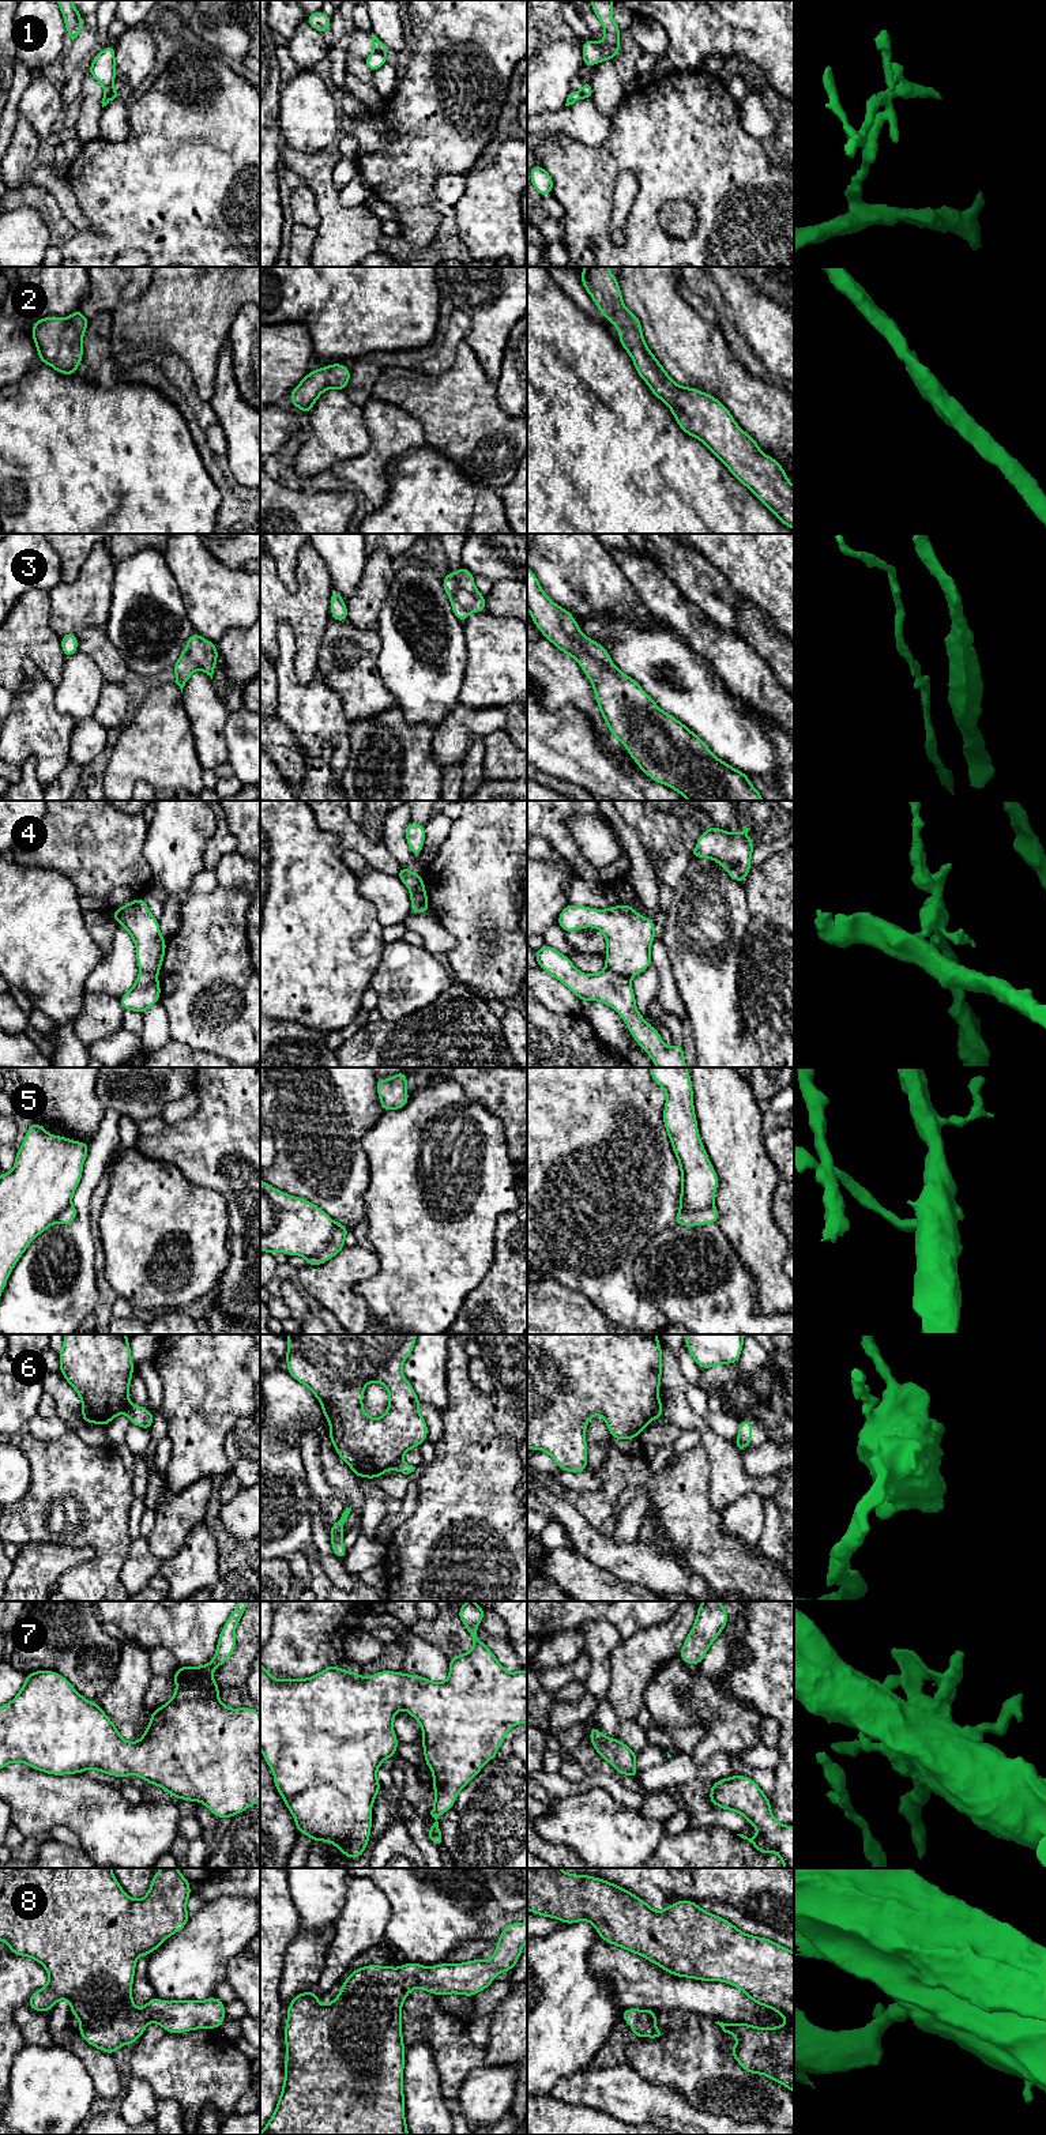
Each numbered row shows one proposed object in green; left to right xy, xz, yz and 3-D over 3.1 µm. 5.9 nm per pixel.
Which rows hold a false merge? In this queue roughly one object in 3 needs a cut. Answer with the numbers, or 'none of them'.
1, 4, 5

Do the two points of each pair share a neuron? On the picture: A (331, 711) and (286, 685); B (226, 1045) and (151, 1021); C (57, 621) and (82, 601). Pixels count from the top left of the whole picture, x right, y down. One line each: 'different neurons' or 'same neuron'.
A: same neuron
B: different neurons
C: same neuron

